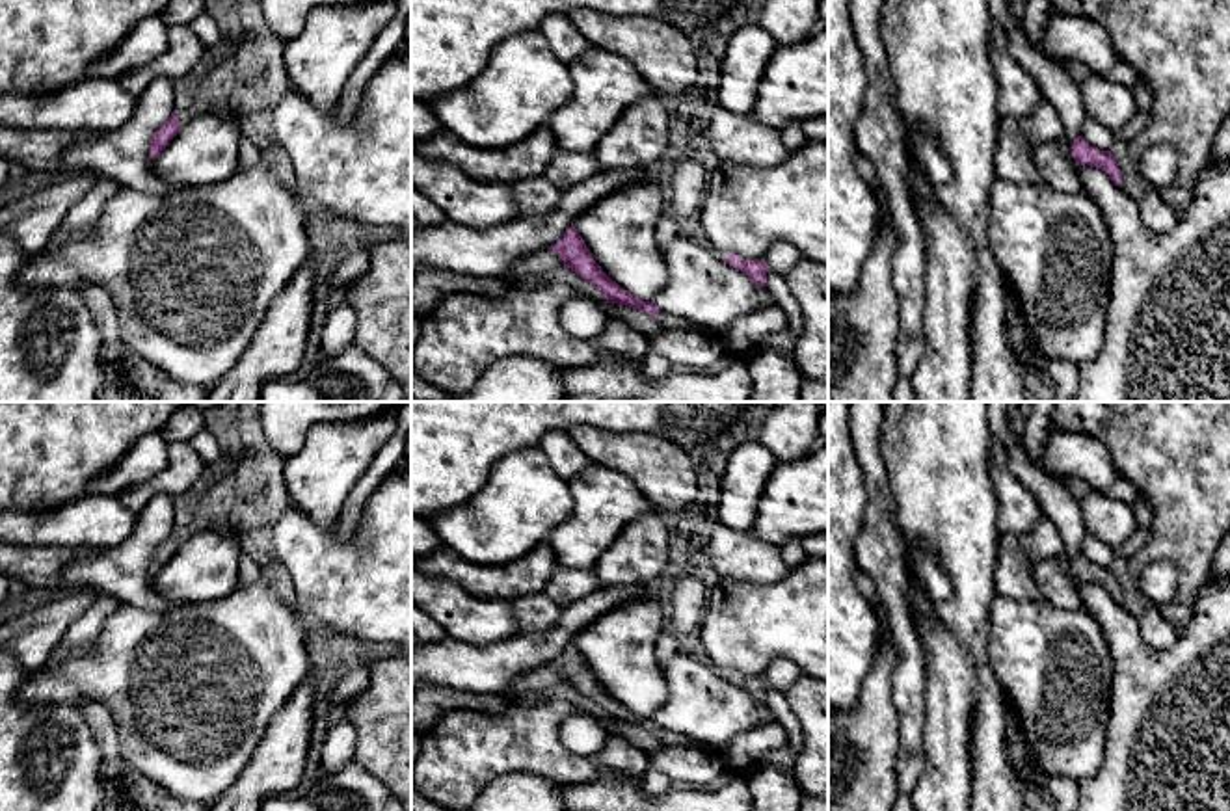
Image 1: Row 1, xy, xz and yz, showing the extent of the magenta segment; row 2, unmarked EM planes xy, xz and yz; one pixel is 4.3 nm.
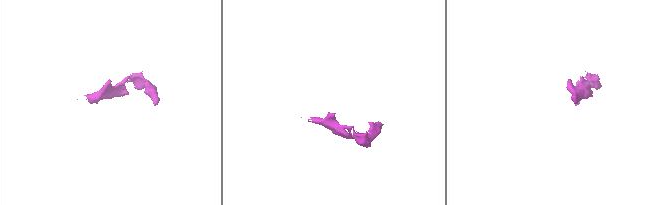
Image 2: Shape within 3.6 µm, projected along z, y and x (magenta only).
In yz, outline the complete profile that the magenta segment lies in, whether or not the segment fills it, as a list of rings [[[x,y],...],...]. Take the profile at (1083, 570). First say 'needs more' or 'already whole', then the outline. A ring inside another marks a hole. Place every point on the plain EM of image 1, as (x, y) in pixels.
needs more; [[[1077,552],[1070,564],[1070,569],[1077,582],[1090,582],[1105,588],[1109,595],[1135,618],[1148,610],[1139,588],[1128,573],[1126,562],[1118,560],[1111,567],[1100,567],[1083,552]]]

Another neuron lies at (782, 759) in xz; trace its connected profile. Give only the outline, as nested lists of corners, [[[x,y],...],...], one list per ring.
[[[774,750],[774,751],[767,751],[759,763],[769,764],[772,768],[780,768],[780,770],[787,770],[793,772],[793,755],[785,750]]]

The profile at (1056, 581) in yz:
[[[1022,435],[1010,437],[1007,461],[1010,472],[1035,495],[1044,515],[1057,526],[1064,541],[1063,556],[1031,567],[1033,580],[1046,601],[1064,610],[1077,610],[1083,603],[1070,564],[1081,552],[1087,538],[1083,504],[1070,495],[1059,478],[1050,476],[1031,461]]]

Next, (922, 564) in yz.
[[[914,545],[904,551],[908,577],[916,578],[927,592],[932,603],[945,601],[953,595],[953,582],[940,565],[938,556],[923,545]]]

